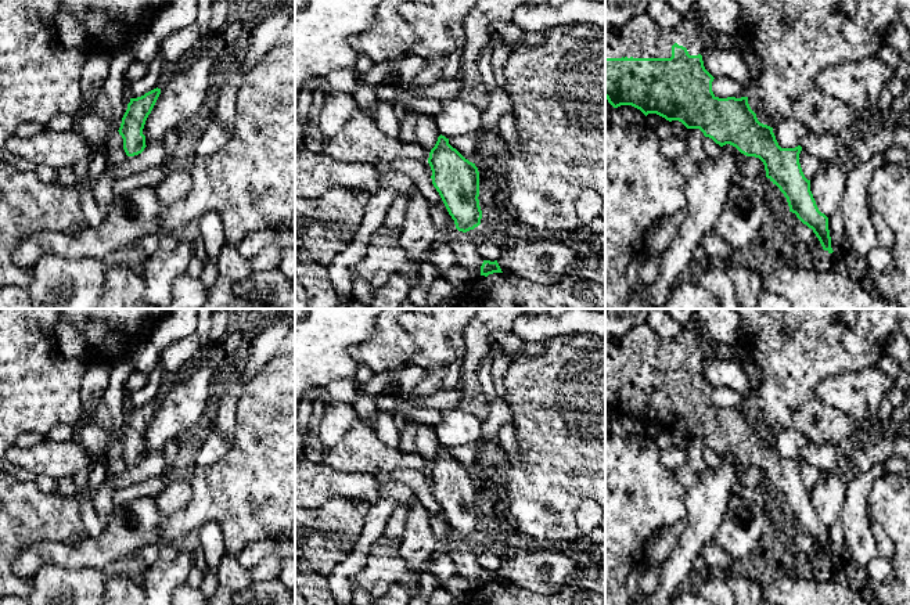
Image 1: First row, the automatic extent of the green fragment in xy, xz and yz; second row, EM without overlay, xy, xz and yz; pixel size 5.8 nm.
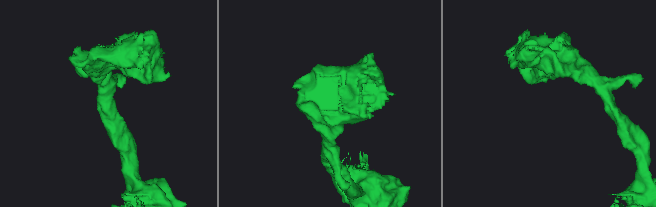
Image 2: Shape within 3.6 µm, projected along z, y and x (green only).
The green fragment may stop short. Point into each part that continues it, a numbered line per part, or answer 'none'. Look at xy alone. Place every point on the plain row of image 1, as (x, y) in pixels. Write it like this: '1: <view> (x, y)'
none

